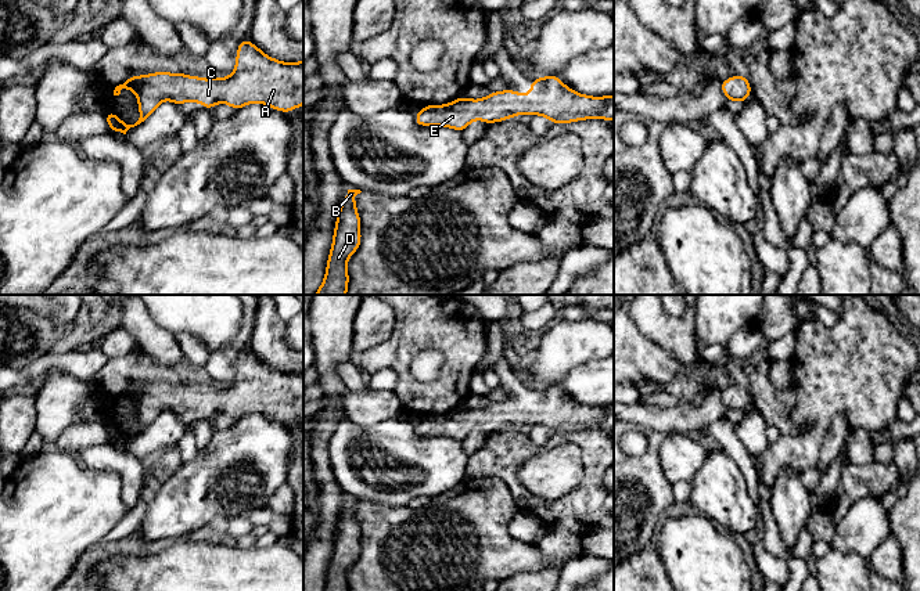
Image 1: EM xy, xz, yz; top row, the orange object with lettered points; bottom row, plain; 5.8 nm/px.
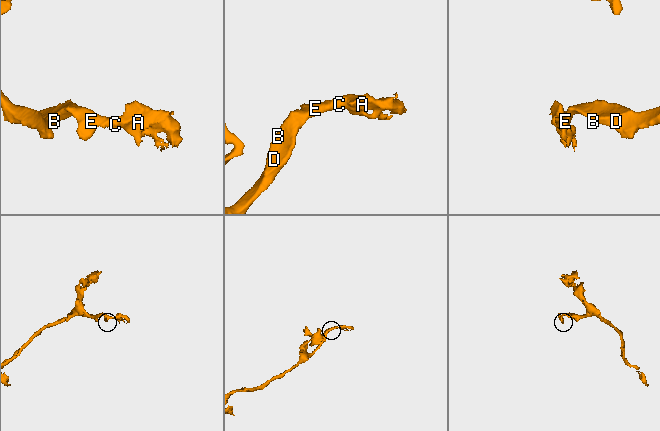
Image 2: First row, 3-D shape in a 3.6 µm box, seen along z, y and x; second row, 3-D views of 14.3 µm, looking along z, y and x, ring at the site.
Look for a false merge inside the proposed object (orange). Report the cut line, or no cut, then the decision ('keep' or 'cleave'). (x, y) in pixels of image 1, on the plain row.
no cut; keep

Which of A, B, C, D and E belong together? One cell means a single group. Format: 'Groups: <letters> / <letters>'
Groups: A B C D E

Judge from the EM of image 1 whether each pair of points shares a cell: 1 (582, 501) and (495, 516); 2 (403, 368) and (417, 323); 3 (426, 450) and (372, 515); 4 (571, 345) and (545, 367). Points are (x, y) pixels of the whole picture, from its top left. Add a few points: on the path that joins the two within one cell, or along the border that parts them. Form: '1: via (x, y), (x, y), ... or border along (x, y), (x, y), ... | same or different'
1: border along (503, 480), (521, 511) | different
2: via (403, 357), (403, 343), (410, 334) | same
3: border along (362, 501), (406, 507) | different
4: via (564, 348), (552, 360) | same

